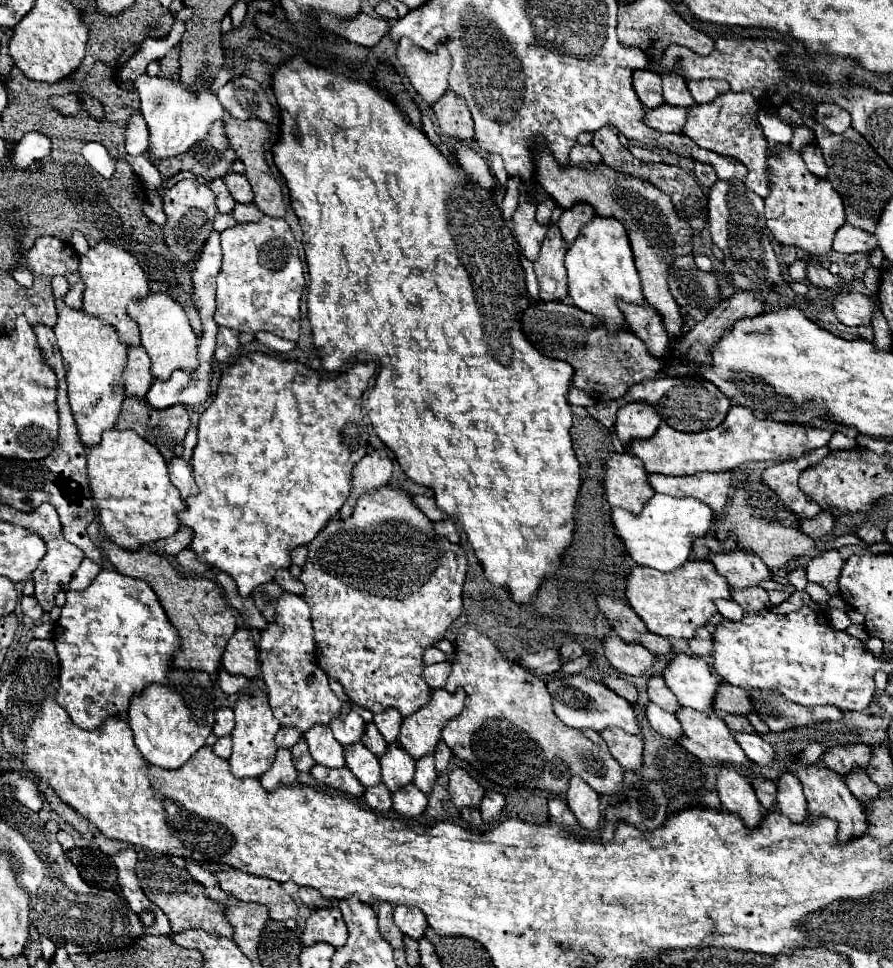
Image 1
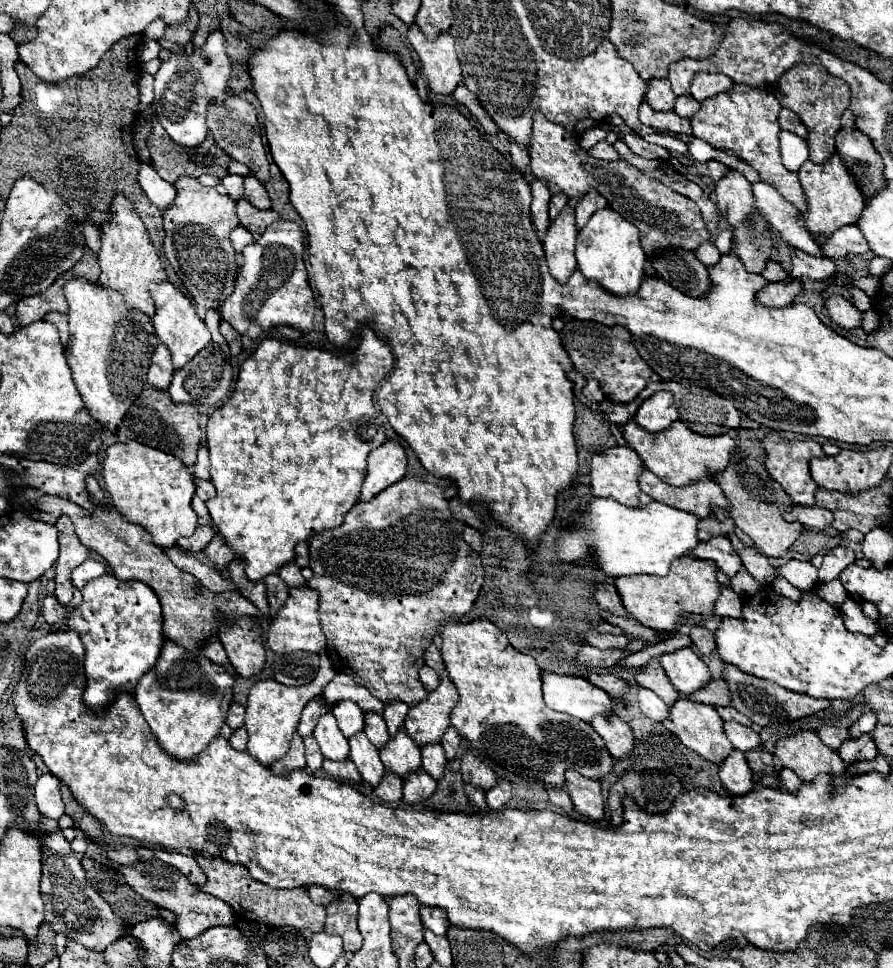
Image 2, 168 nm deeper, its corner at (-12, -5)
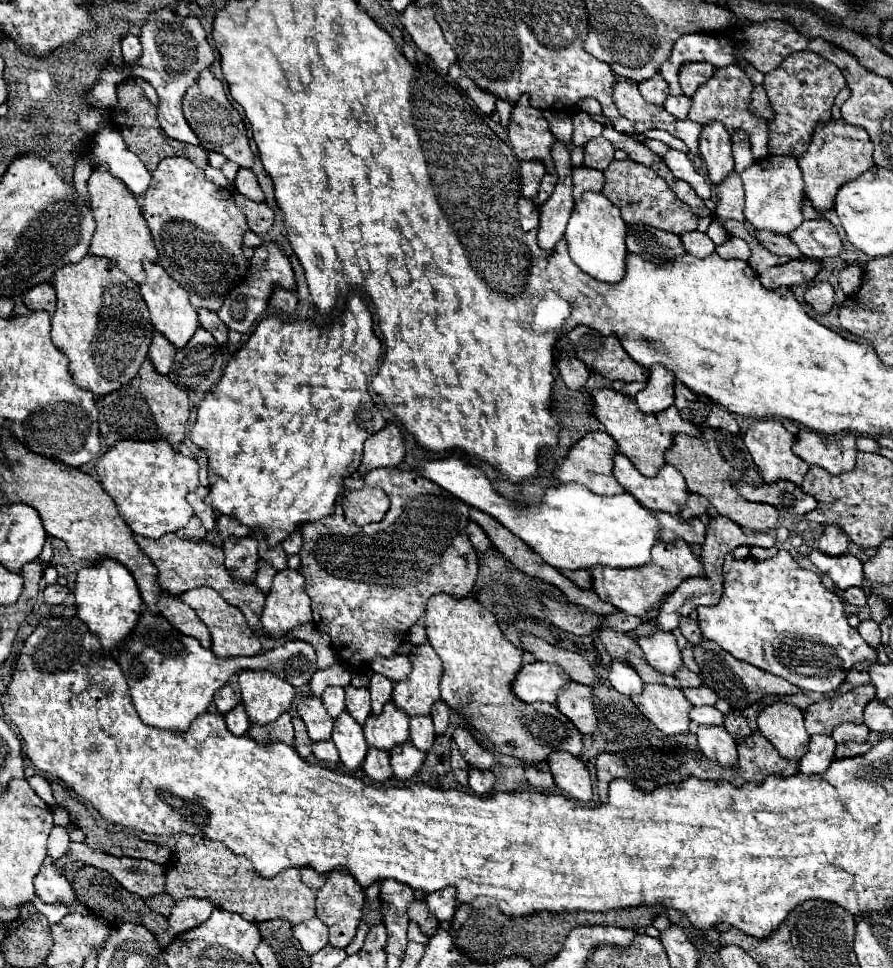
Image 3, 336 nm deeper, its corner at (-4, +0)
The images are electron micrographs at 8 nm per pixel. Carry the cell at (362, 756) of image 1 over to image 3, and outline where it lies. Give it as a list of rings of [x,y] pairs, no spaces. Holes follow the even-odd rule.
[[[343,713],[335,719],[331,739],[333,739],[333,743],[339,751],[339,757],[347,769],[355,771],[363,765],[363,759],[365,759],[369,747],[363,737],[363,727],[349,713]]]

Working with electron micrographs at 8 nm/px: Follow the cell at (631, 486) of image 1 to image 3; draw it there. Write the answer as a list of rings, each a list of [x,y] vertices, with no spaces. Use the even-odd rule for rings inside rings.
[[[591,431],[569,451],[567,459],[557,467],[555,475],[561,483],[577,483],[597,495],[619,495],[619,493],[623,493],[623,487],[619,485],[619,481],[613,475],[615,453],[617,453],[617,443],[615,443],[615,439],[611,439],[609,433]]]

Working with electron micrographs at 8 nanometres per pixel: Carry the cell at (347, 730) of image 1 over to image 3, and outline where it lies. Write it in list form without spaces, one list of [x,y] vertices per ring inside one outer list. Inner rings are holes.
[[[327,687],[323,697],[321,697],[327,713],[335,719],[337,715],[341,715],[343,711],[347,711],[347,705],[345,705],[345,689],[343,687]]]

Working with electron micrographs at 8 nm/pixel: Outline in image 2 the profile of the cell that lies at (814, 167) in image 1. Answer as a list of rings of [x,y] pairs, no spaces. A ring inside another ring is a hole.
[[[795,64],[787,70],[775,84],[773,90],[775,98],[783,108],[793,110],[799,120],[807,128],[807,144],[809,144],[809,158],[817,164],[825,162],[835,152],[835,134],[841,130],[841,114],[849,106],[849,86],[841,80],[831,76],[819,64]]]

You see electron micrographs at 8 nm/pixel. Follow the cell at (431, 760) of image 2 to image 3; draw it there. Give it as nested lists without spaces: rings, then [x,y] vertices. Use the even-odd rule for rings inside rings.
[[[413,717],[411,719],[411,743],[419,751],[429,751],[435,741],[431,717]]]

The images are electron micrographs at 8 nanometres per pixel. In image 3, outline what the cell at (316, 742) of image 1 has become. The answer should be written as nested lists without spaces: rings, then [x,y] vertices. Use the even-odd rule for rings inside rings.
[[[303,695],[297,701],[297,711],[299,711],[299,717],[305,721],[311,741],[327,741],[331,737],[333,719],[331,715],[327,715],[327,709],[323,707],[321,699]]]

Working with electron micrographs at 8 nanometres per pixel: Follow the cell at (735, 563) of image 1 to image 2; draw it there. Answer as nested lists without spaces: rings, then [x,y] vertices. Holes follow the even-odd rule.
[[[713,536],[707,542],[699,542],[693,548],[693,556],[701,558],[701,560],[711,560],[719,566],[719,570],[723,574],[727,574],[729,578],[737,574],[737,570],[741,568],[741,560],[735,554],[731,542],[725,536]]]

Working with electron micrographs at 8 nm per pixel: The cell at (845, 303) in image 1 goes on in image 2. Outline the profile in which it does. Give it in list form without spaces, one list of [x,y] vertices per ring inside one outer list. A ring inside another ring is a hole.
[[[829,296],[825,300],[825,308],[829,310],[829,316],[835,324],[839,324],[845,330],[859,328],[863,322],[863,314],[843,296]]]

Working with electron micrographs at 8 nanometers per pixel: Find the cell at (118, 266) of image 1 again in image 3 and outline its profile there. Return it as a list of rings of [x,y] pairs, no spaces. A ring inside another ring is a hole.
[[[103,165],[99,167],[99,171],[91,173],[87,187],[89,187],[89,195],[91,195],[91,211],[93,211],[93,217],[97,223],[89,253],[95,257],[109,259],[111,265],[121,267],[123,273],[129,275],[129,279],[133,283],[141,285],[145,279],[145,271],[143,271],[141,263],[143,263],[143,259],[149,259],[155,263],[157,249],[151,239],[151,231],[141,215],[139,203],[135,201],[133,193],[127,189],[127,185],[121,179],[107,173]]]

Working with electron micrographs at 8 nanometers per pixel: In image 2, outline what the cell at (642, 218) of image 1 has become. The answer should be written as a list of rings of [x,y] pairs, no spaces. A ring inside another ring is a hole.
[[[541,112],[533,114],[533,132],[529,142],[531,170],[537,178],[549,182],[553,194],[565,192],[569,198],[581,198],[589,188],[597,188],[601,196],[607,198],[609,206],[617,210],[625,220],[637,226],[641,234],[641,246],[645,254],[667,246],[695,250],[699,244],[709,240],[709,232],[701,218],[701,212],[695,202],[663,186],[659,180],[649,178],[641,170],[633,168],[625,160],[603,162],[589,156],[577,142],[577,138],[559,124],[549,122]]]

